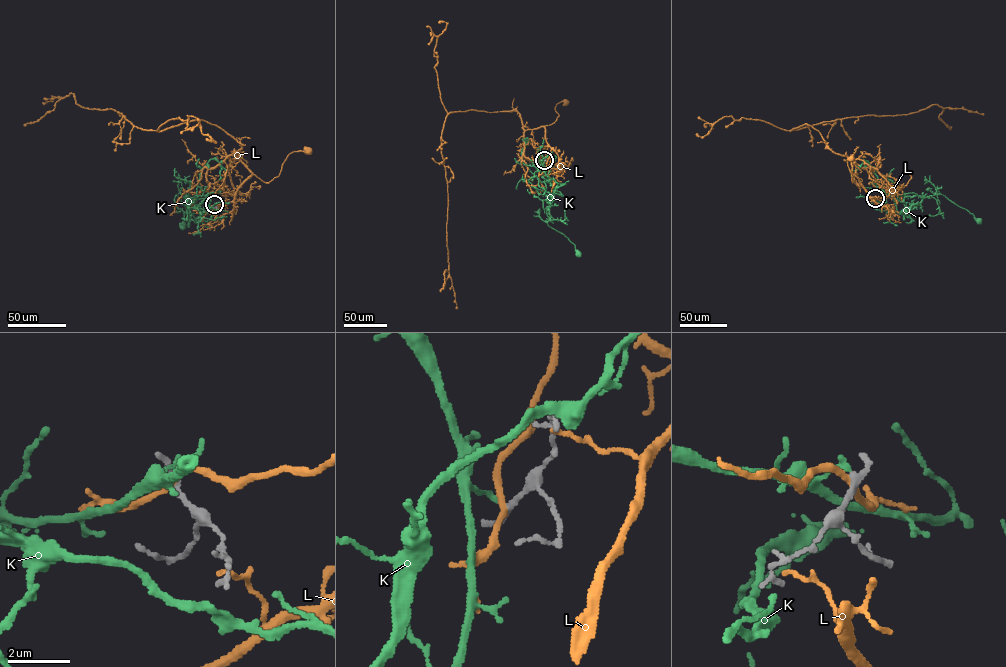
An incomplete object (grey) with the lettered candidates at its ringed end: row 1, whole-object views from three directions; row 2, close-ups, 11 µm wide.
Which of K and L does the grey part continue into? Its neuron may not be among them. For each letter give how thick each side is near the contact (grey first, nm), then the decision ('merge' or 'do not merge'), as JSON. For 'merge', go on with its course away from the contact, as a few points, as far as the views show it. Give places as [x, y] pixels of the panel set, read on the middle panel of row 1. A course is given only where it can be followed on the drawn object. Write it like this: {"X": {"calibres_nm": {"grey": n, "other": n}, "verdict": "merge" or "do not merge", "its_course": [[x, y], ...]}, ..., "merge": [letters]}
{"K": {"calibres_nm": {"grey": 280, "other": 140}, "verdict": "do not merge"}, "L": {"calibres_nm": {"grey": 280, "other": 180}, "verdict": "do not merge"}, "merge": []}

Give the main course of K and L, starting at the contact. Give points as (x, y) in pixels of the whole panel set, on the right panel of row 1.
K: (874, 198), (884, 206), (903, 213), (938, 191), (979, 221)
L: (875, 199), (870, 199), (874, 200), (853, 174), (852, 182), (847, 157), (851, 158)

